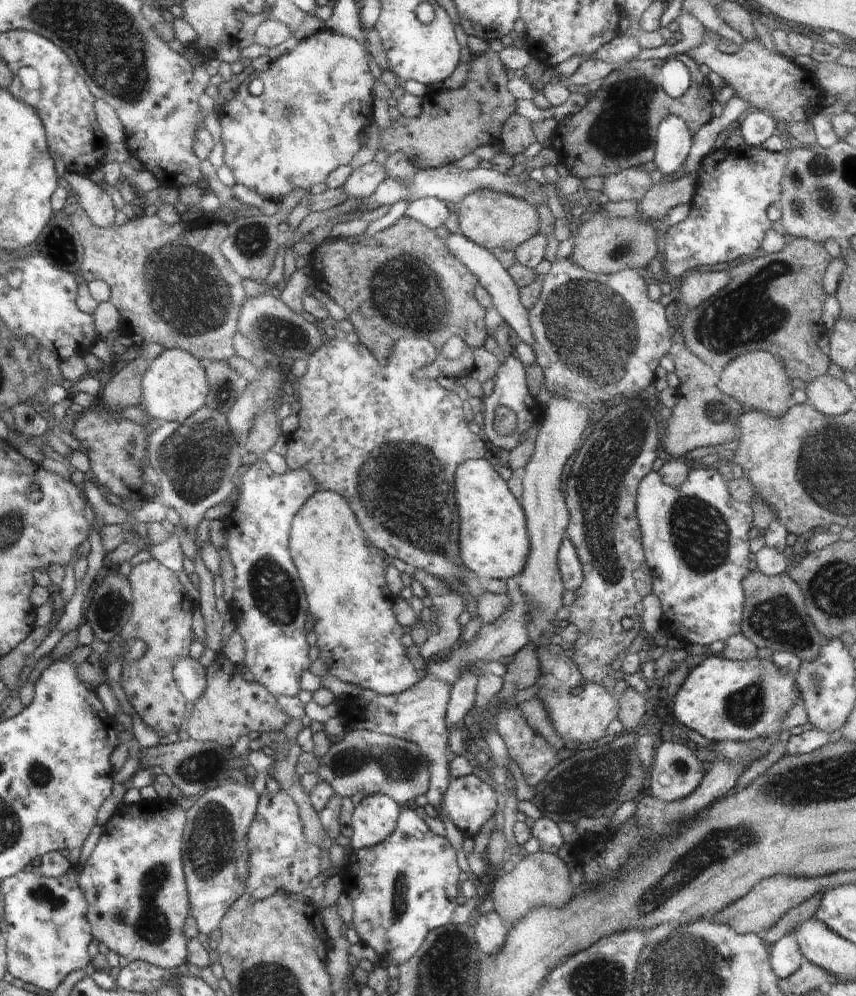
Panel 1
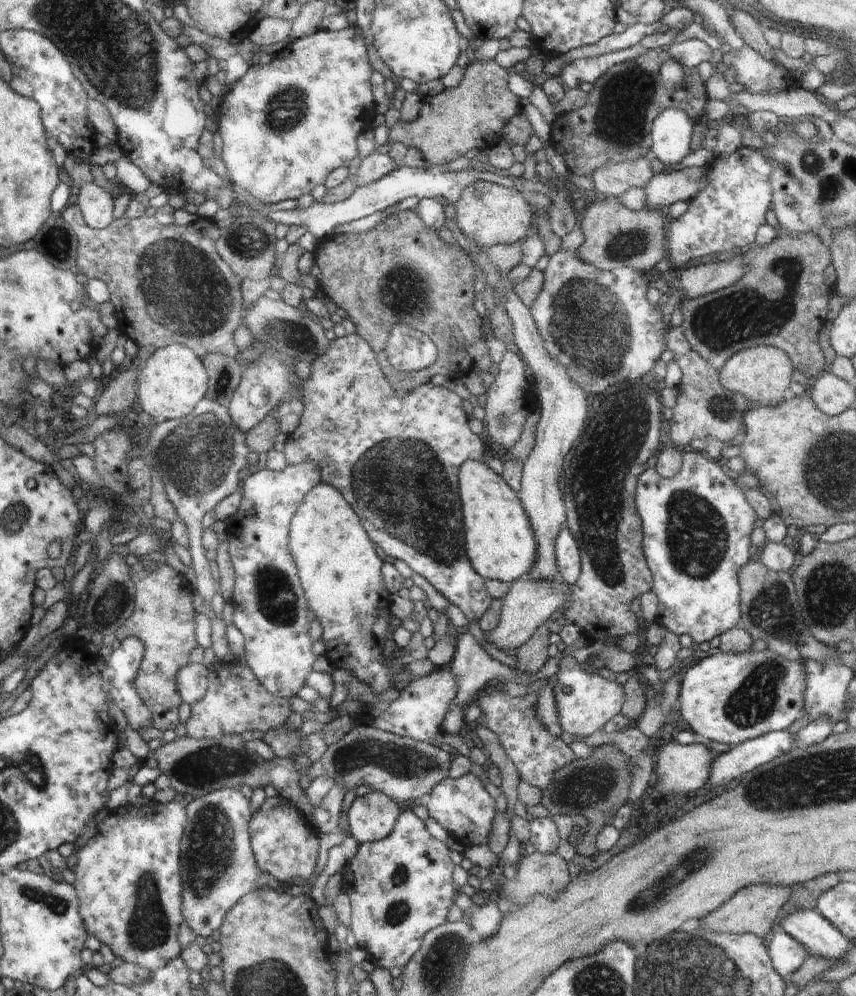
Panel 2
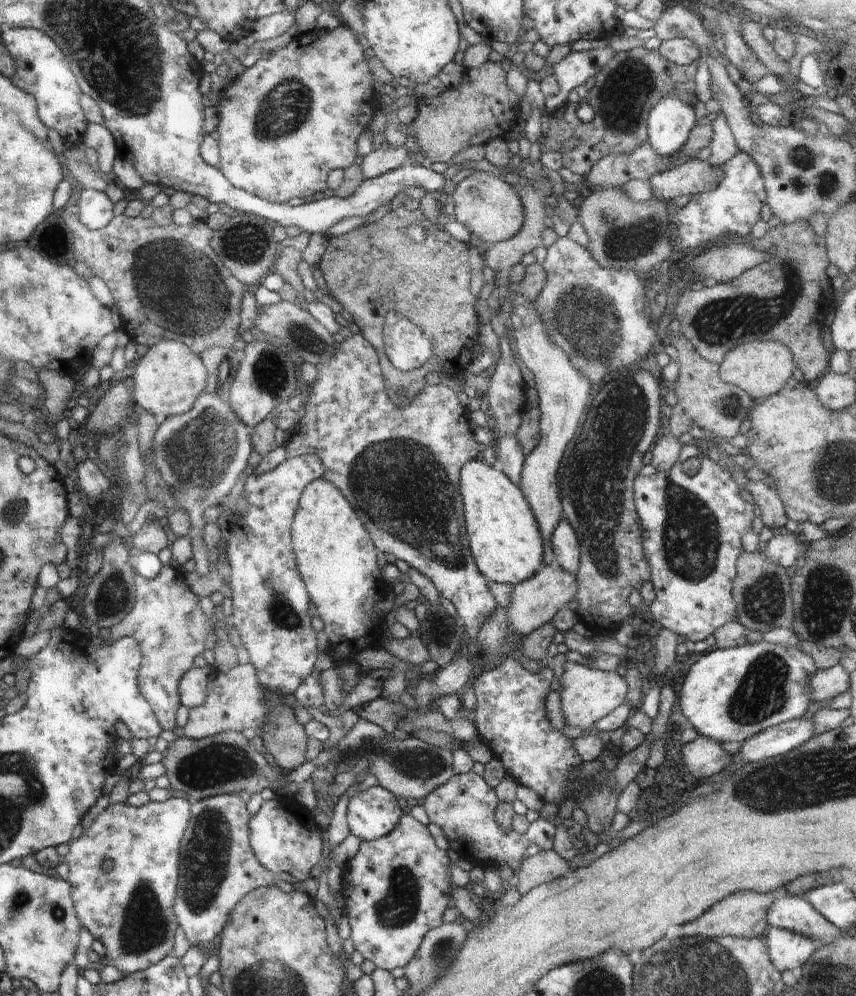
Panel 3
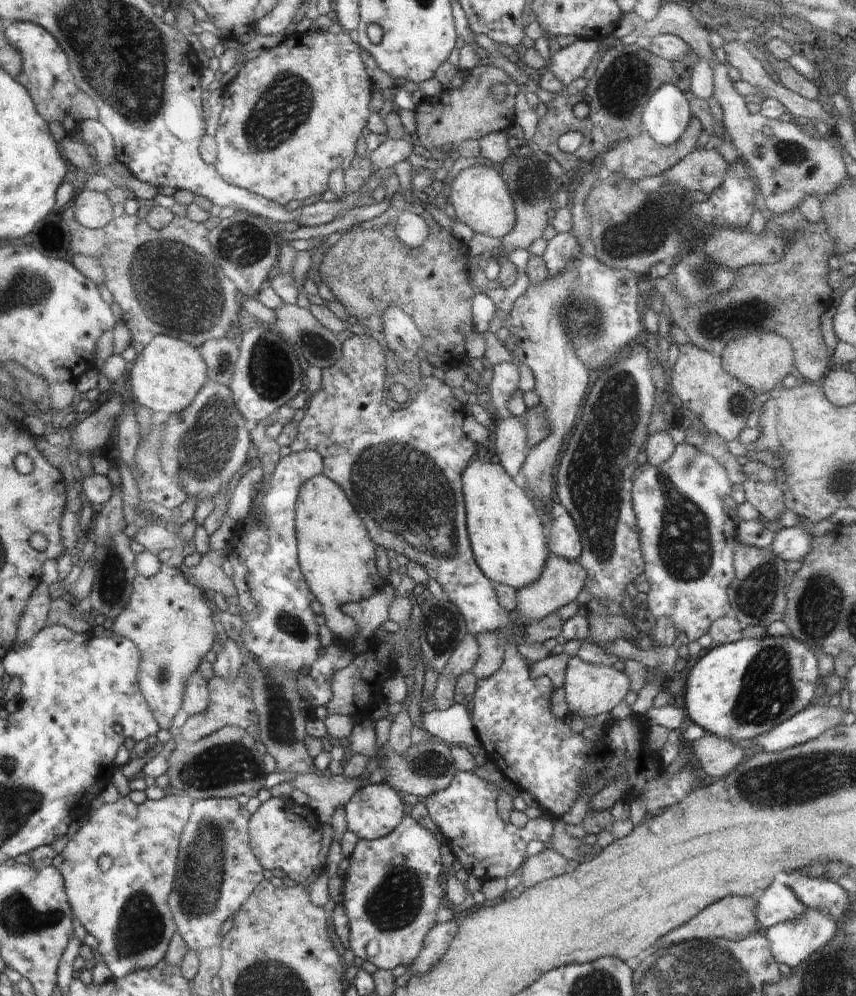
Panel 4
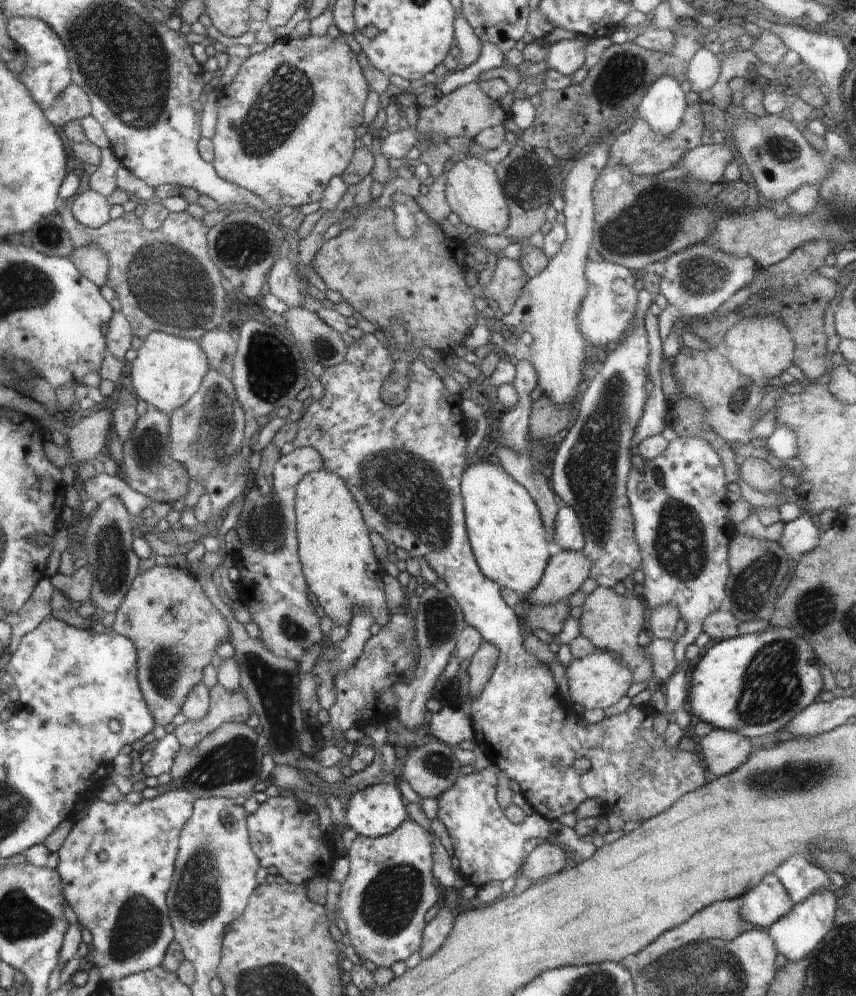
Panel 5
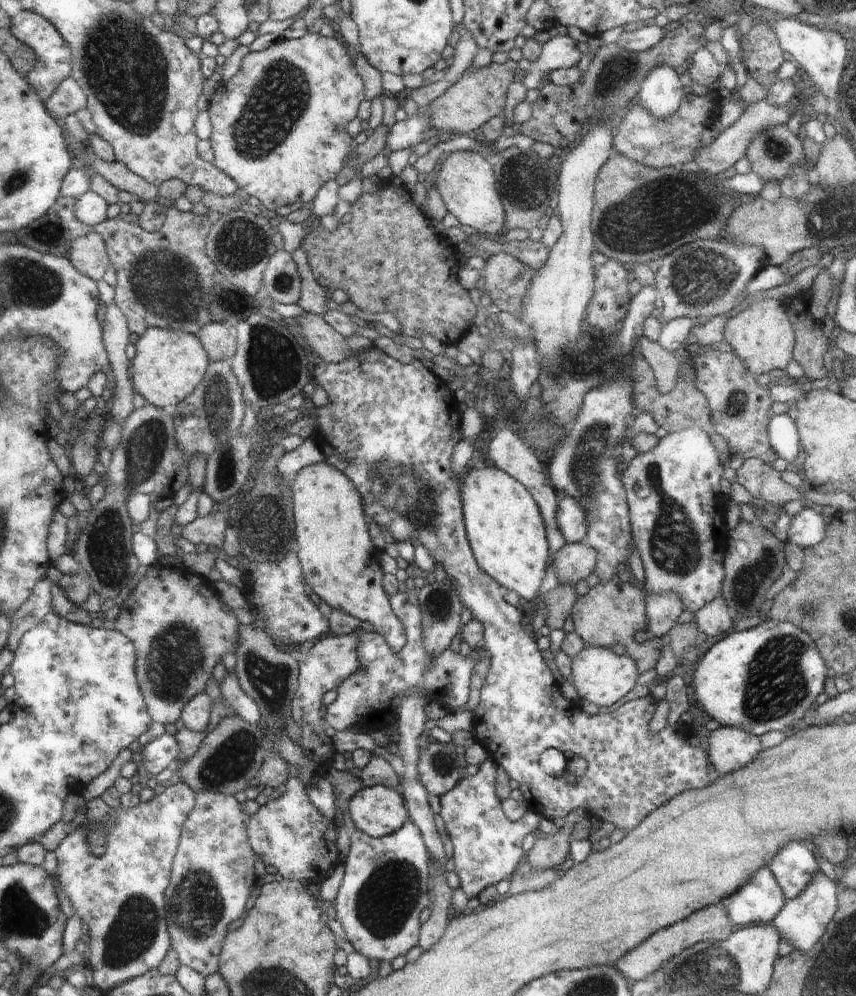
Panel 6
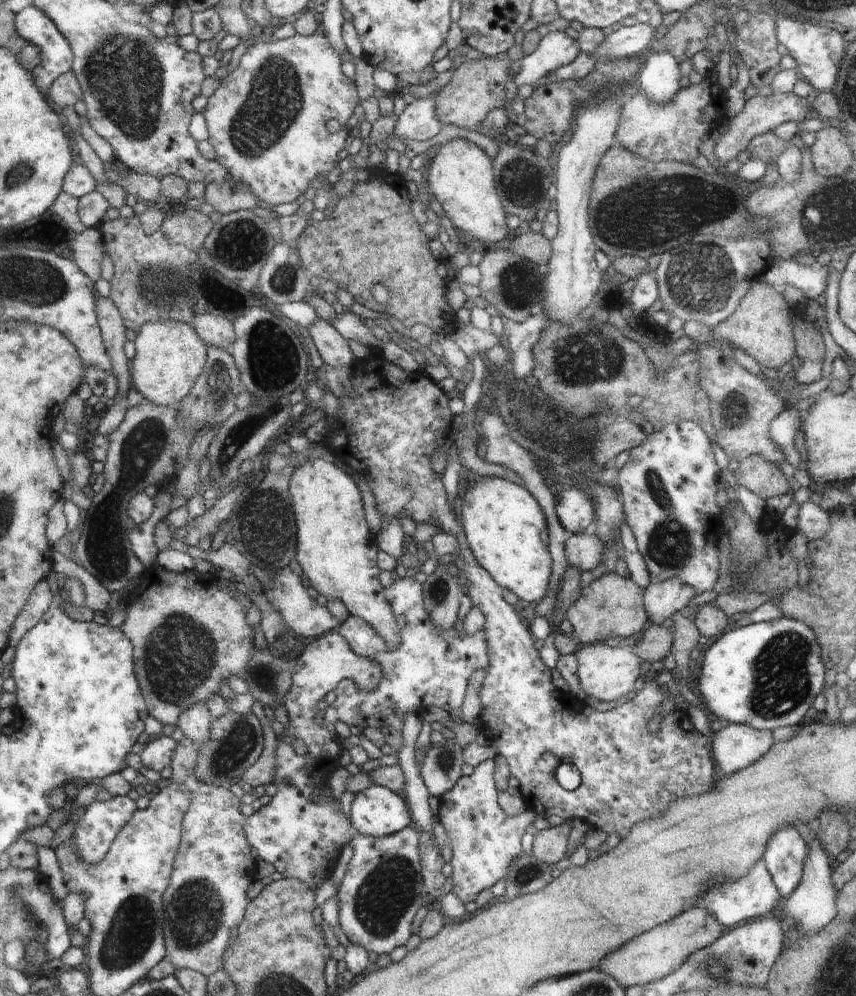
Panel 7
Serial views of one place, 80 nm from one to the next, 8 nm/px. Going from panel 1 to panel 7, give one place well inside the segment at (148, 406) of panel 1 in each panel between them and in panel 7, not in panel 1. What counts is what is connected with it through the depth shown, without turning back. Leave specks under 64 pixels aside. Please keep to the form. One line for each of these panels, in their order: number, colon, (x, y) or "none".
2: (171, 382)
3: (167, 381)
4: (168, 374)
5: (168, 370)
6: (169, 364)
7: (170, 356)

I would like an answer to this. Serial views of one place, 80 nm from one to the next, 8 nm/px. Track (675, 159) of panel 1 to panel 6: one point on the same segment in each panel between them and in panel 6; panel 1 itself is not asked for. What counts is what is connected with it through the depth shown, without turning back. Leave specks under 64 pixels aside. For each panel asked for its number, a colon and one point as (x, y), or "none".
2: (672, 129)
3: (670, 122)
4: (667, 115)
5: (664, 105)
6: (661, 93)

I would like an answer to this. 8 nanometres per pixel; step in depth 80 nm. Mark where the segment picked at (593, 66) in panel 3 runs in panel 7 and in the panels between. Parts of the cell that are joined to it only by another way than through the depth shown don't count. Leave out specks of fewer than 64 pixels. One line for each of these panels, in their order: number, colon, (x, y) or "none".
4: (570, 63)
5: (566, 56)
6: (560, 52)
7: (556, 49)

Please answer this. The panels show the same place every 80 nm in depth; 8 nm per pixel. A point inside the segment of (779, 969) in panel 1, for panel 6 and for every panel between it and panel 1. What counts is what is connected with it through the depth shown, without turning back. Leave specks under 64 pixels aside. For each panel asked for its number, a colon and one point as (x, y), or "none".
2: (787, 954)
3: (788, 951)
4: (791, 943)
5: (795, 935)
6: (802, 921)

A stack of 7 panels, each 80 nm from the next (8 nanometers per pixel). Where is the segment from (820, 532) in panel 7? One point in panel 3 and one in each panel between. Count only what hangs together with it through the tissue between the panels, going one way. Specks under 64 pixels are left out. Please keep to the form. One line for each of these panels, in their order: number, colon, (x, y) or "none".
3: (783, 550)
4: (793, 543)
5: (798, 537)
6: (807, 528)

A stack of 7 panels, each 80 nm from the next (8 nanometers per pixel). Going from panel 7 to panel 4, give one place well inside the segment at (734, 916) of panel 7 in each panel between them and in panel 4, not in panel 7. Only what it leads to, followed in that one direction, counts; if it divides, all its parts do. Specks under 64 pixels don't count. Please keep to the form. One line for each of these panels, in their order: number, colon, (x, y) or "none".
4: (778, 903)
5: (769, 901)
6: (759, 902)

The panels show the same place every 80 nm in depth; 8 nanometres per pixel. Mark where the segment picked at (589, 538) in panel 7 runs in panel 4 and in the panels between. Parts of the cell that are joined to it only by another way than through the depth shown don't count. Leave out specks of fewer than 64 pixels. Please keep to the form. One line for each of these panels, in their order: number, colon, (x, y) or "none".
4: (561, 581)
5: (567, 570)
6: (574, 562)

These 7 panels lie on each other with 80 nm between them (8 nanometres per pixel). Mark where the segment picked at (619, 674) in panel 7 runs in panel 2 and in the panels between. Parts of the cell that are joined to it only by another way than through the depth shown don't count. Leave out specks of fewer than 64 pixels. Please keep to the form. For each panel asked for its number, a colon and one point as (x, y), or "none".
2: (584, 701)
3: (587, 694)
4: (590, 690)
5: (596, 681)
6: (600, 676)

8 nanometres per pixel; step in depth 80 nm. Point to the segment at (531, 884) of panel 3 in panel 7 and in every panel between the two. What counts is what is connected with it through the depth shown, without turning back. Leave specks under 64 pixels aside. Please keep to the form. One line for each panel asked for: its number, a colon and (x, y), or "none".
4: (546, 864)
5: (547, 858)
6: (548, 851)
7: (549, 845)

